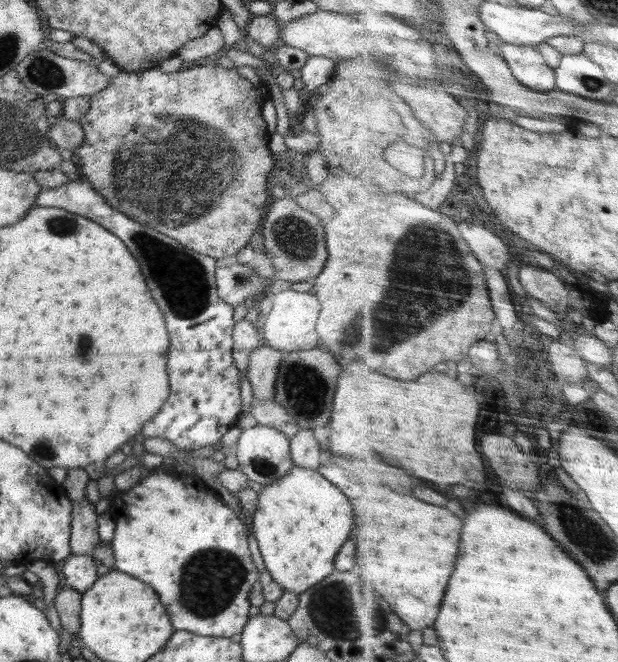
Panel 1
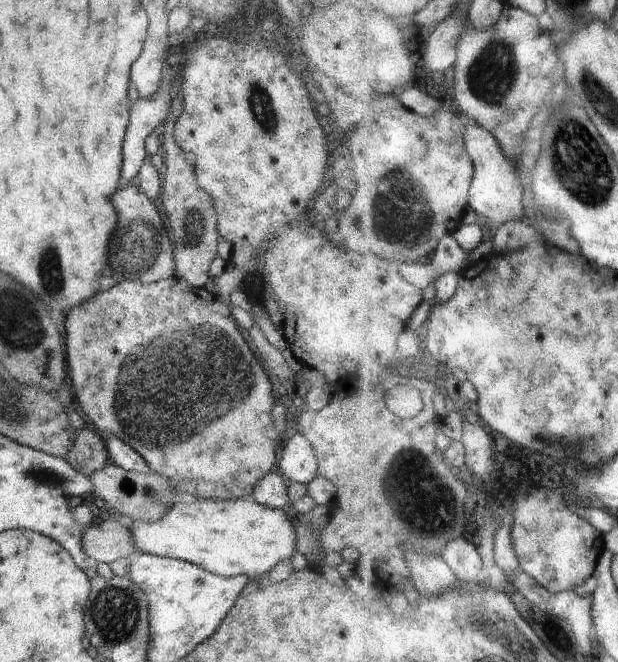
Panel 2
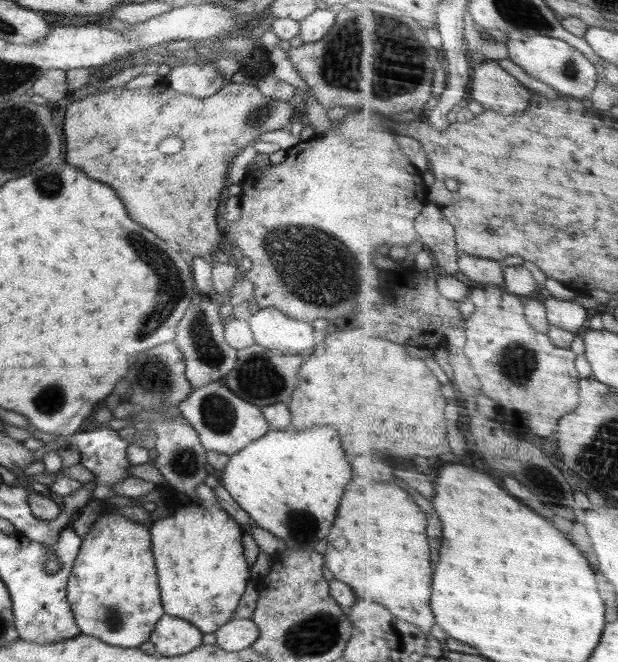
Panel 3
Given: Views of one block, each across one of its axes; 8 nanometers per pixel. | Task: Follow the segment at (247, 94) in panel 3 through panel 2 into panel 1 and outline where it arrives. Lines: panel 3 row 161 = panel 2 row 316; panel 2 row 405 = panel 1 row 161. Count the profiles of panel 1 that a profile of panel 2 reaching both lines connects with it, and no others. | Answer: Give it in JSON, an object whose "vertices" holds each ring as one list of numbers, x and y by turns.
{"vertices":[[195,64,189,68,183,67,177,72,170,73,160,71,159,67,134,72,120,70,117,76,109,79,106,88,94,92,90,96,90,108,79,122,85,132,84,140,74,150,76,154,79,154,79,165,82,167,82,173,89,180,91,188,99,193,111,208,118,210,127,218,174,238,176,243,182,244,182,247,189,251,212,256,218,260,219,258,234,256,247,247,255,235,255,230,260,228,266,208,271,201,271,197,267,195,267,178,272,168,276,166,272,152,268,147,270,134,266,130,264,119,262,119,264,96,236,69,223,68,221,65,200,66]]}

